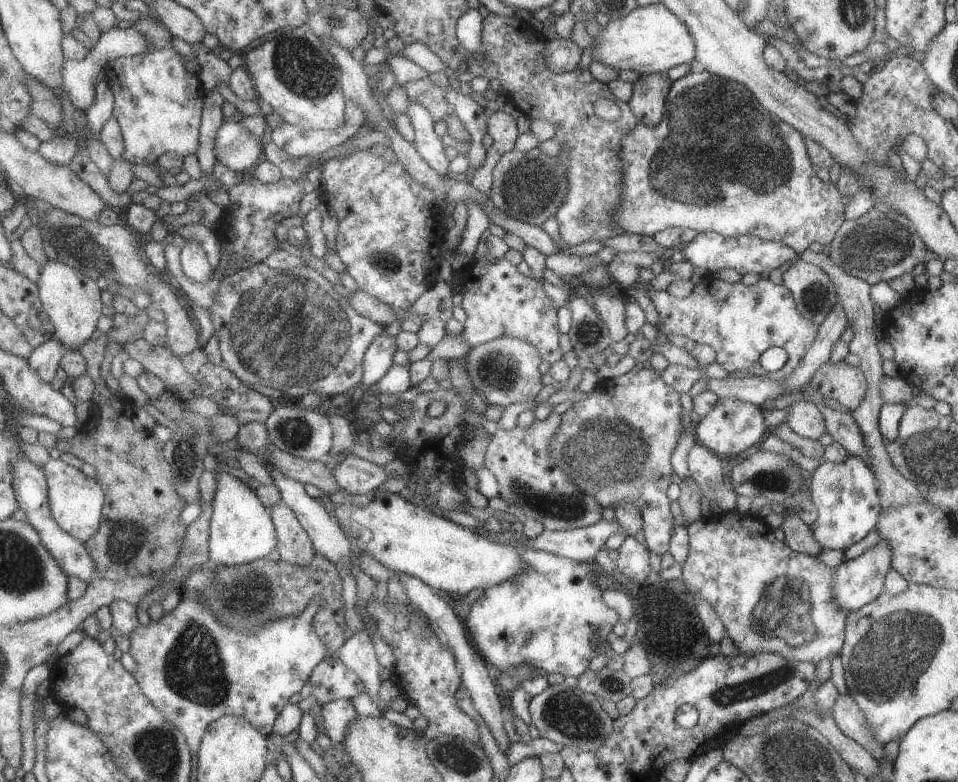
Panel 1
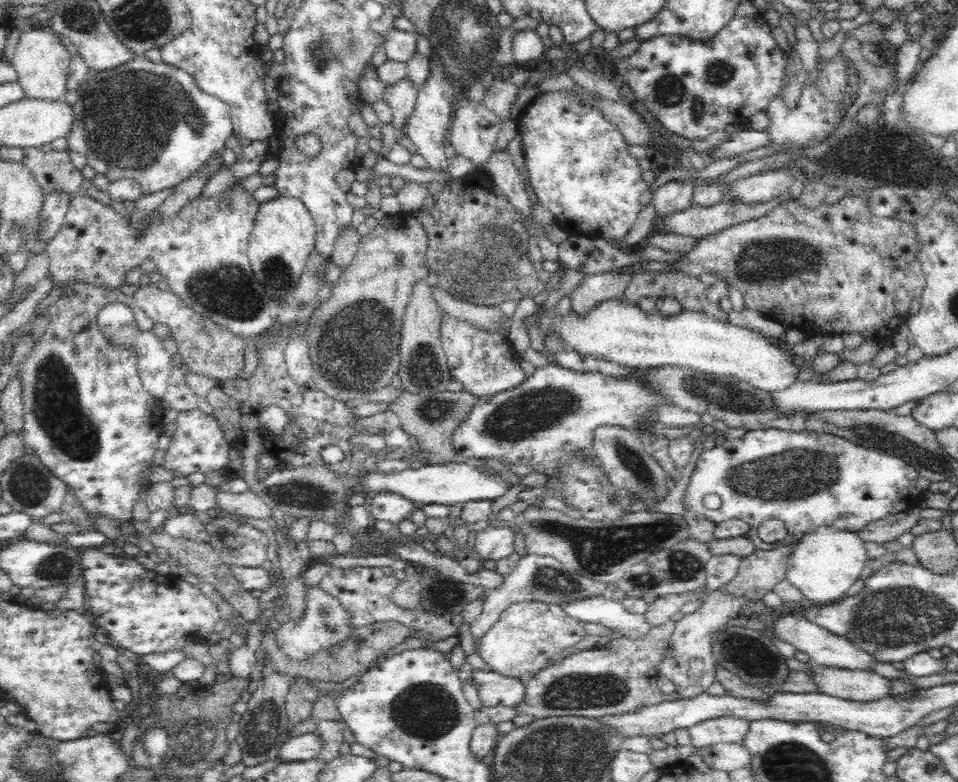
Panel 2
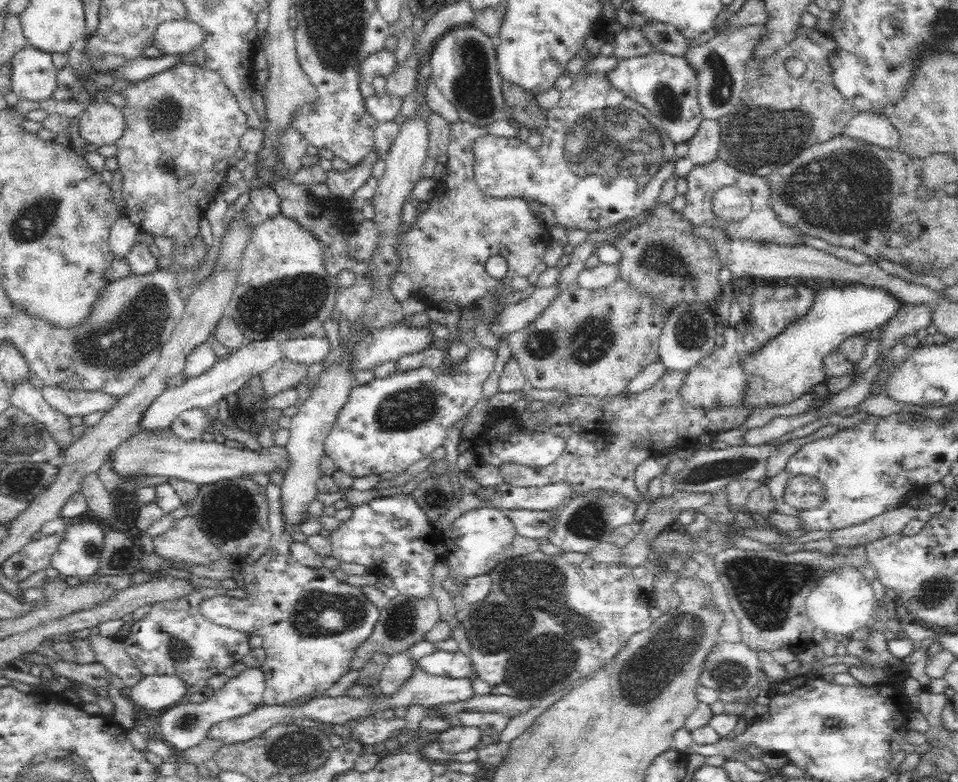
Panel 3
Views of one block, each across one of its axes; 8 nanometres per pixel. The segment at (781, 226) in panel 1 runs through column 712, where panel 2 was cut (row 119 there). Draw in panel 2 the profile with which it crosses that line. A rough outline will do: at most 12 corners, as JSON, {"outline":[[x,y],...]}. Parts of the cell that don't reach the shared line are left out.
{"outline":[[143,55],[77,90],[67,150],[166,190],[222,157],[232,108]]}

